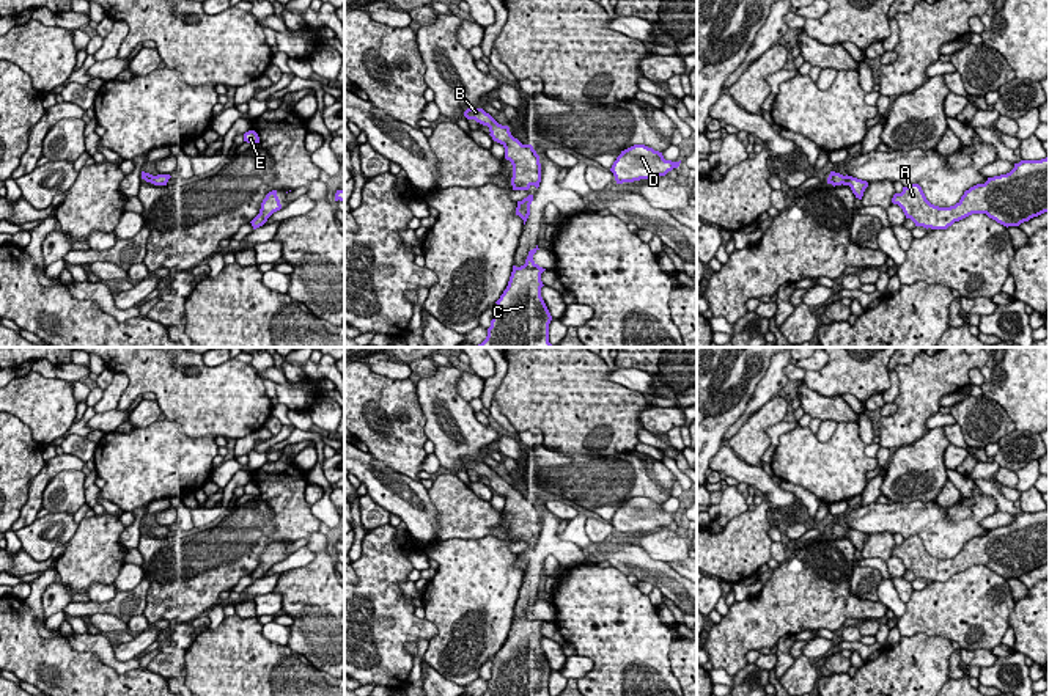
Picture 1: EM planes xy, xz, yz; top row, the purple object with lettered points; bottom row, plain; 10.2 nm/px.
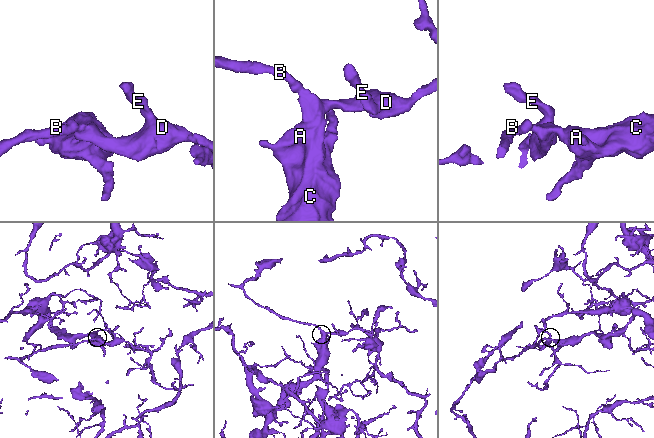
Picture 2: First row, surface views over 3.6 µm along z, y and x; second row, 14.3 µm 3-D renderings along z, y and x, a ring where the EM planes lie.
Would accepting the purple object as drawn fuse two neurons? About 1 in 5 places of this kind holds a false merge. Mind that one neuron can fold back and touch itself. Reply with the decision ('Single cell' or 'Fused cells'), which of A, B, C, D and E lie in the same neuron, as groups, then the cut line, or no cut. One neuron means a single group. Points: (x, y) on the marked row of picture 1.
Single cell. Groups: A B C D E. No split

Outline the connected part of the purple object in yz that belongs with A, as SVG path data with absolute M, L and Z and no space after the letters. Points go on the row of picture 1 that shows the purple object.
M1049 159L1021 160L1010 173L970 187L950 207L931 204L918 184L903 187L892 203L898 204L915 226L926 229L947 229L972 214L986 214L1007 228L1019 226L1049 212Z

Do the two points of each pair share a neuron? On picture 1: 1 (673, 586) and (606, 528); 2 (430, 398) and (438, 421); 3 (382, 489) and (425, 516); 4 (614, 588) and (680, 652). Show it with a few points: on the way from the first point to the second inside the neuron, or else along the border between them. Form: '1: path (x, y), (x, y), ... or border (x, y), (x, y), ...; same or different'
1: border (604, 539), (592, 542); different
2: path (436, 404), (438, 415); same
3: path (393, 495), (401, 497), (414, 508); same
4: border (669, 627), (672, 635), (669, 663), (678, 679); different

